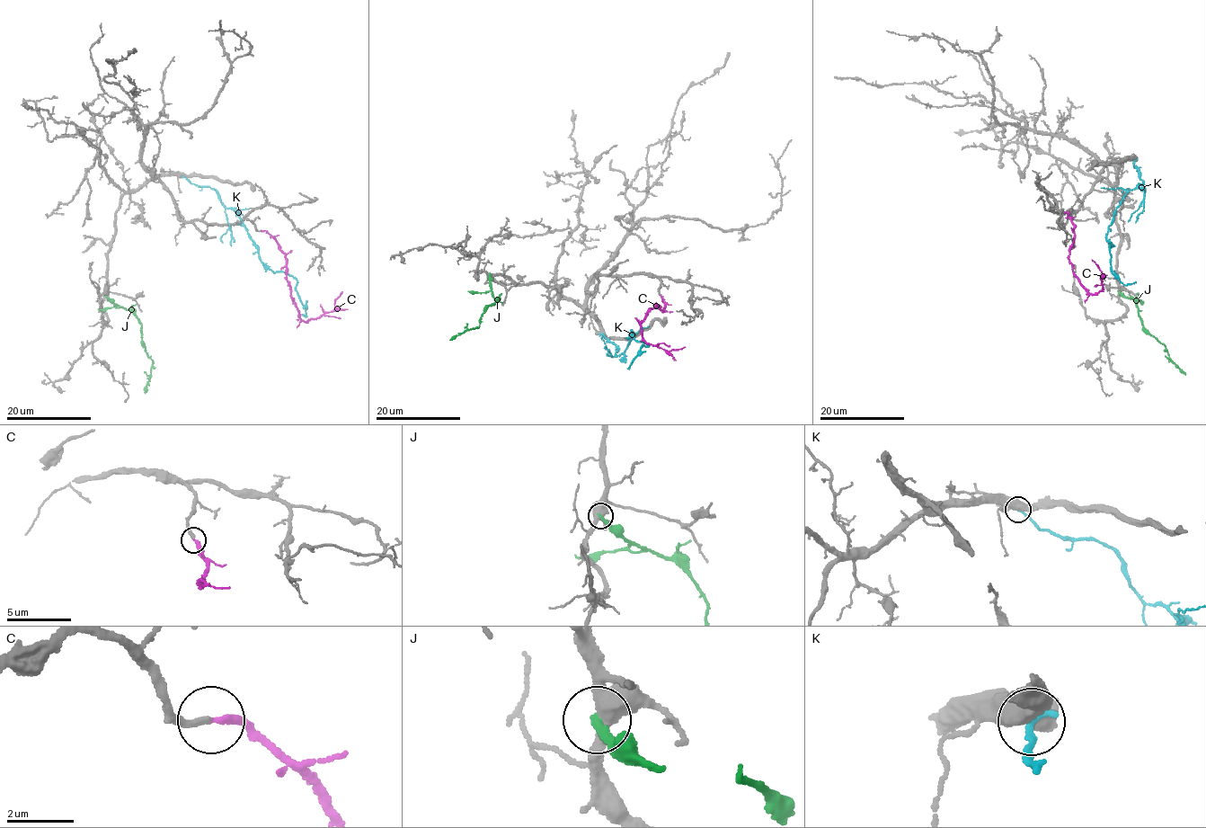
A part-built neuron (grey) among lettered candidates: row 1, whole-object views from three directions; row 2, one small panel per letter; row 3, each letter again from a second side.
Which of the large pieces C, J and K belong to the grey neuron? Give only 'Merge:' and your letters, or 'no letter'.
Merge: C, K

